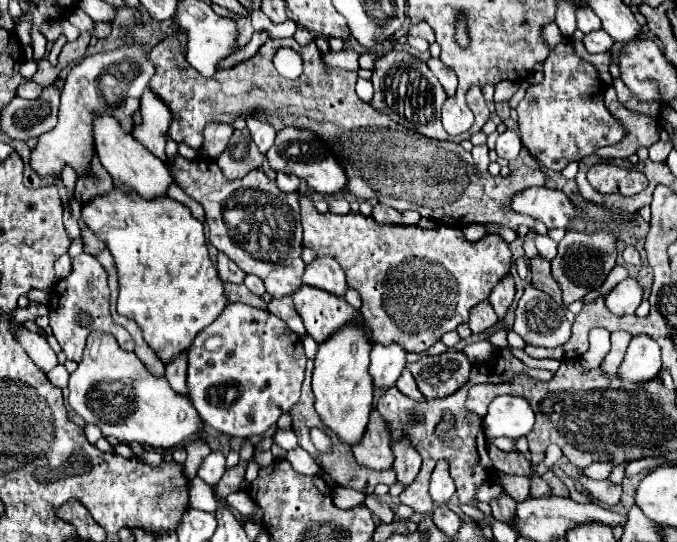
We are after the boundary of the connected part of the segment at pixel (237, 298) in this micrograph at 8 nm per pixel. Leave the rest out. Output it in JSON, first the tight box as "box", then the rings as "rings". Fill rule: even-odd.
{"box":[224,284,266,308],"rings":[[[224,284],[224,294],[228,302],[246,302],[250,306],[258,306],[258,308],[266,308],[266,304],[262,302],[260,296],[252,294],[244,284]]]}

